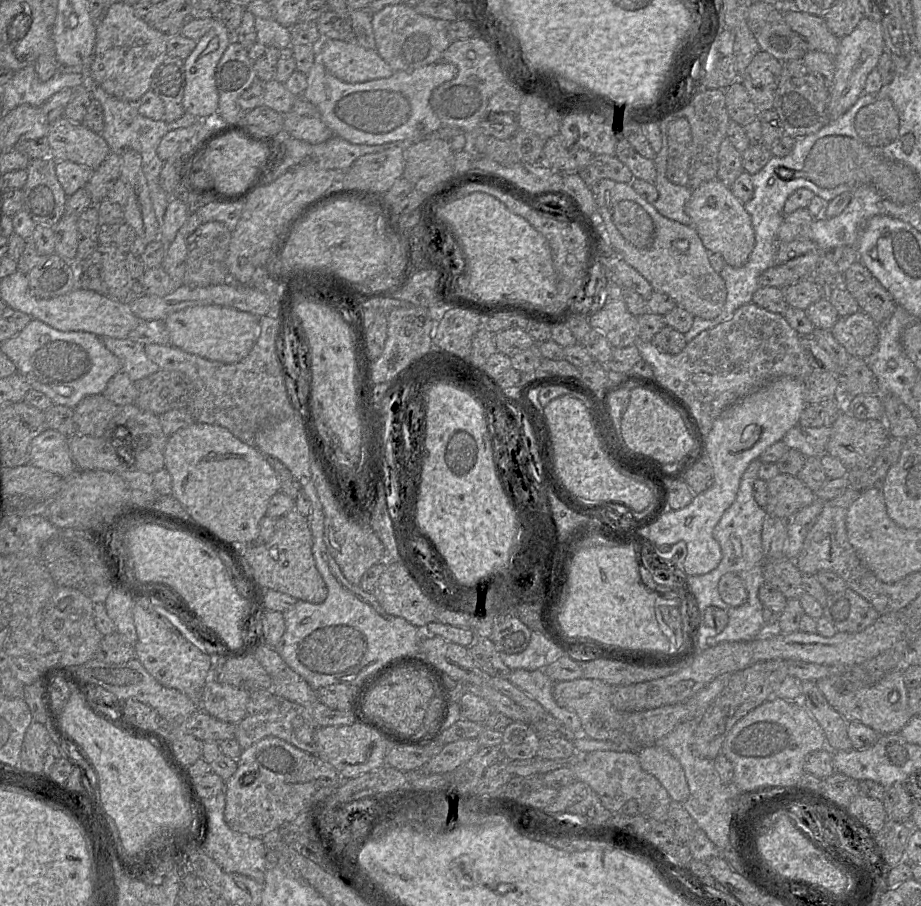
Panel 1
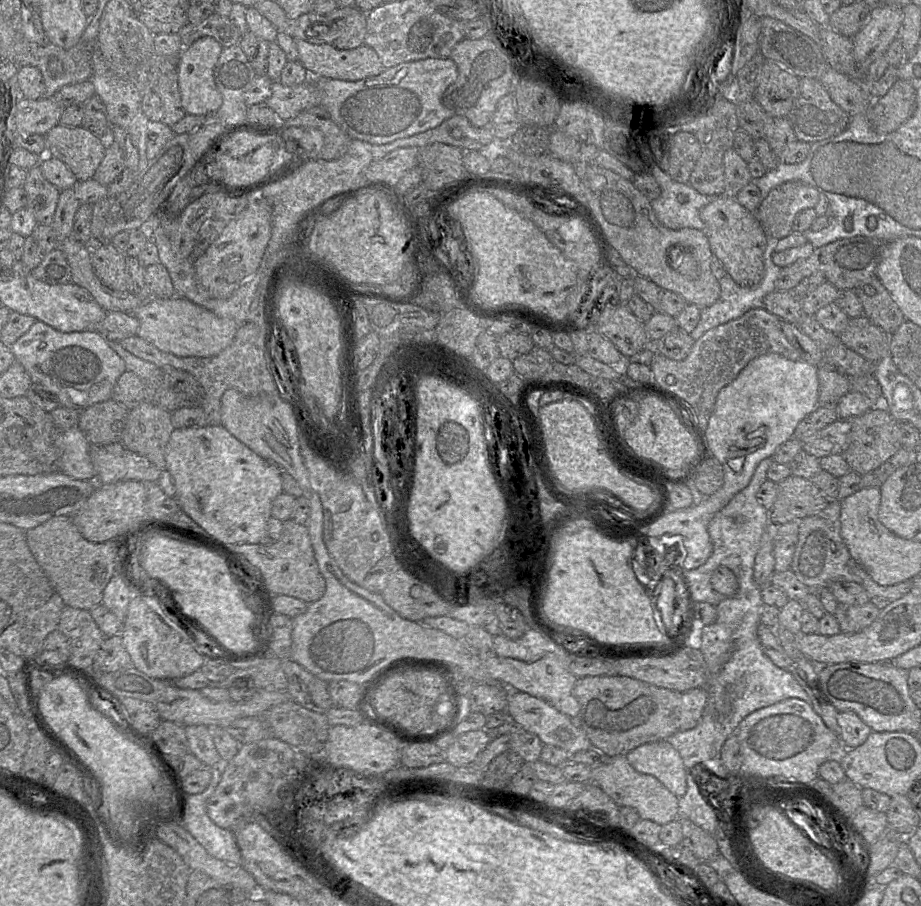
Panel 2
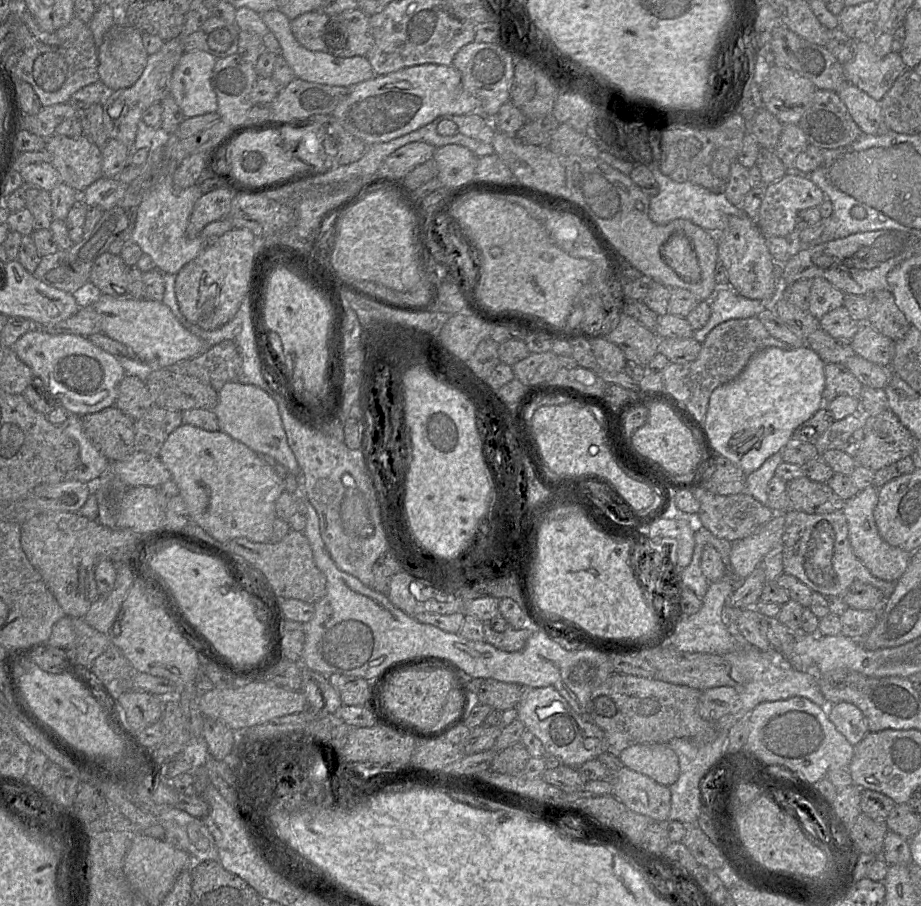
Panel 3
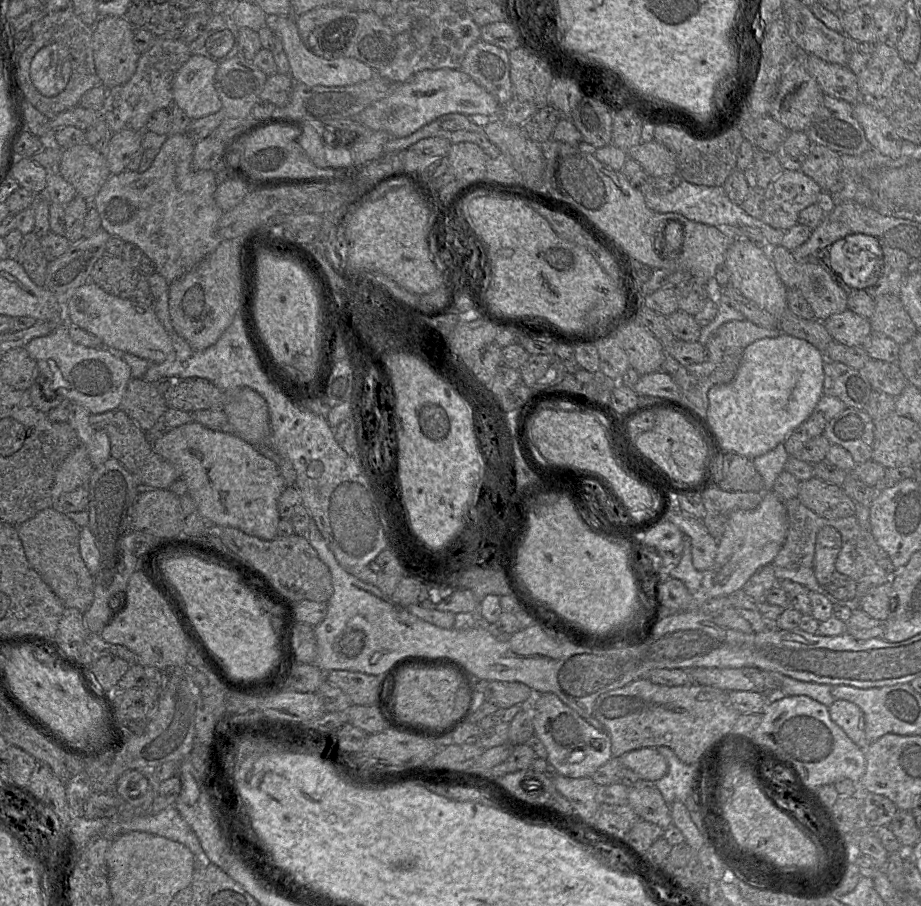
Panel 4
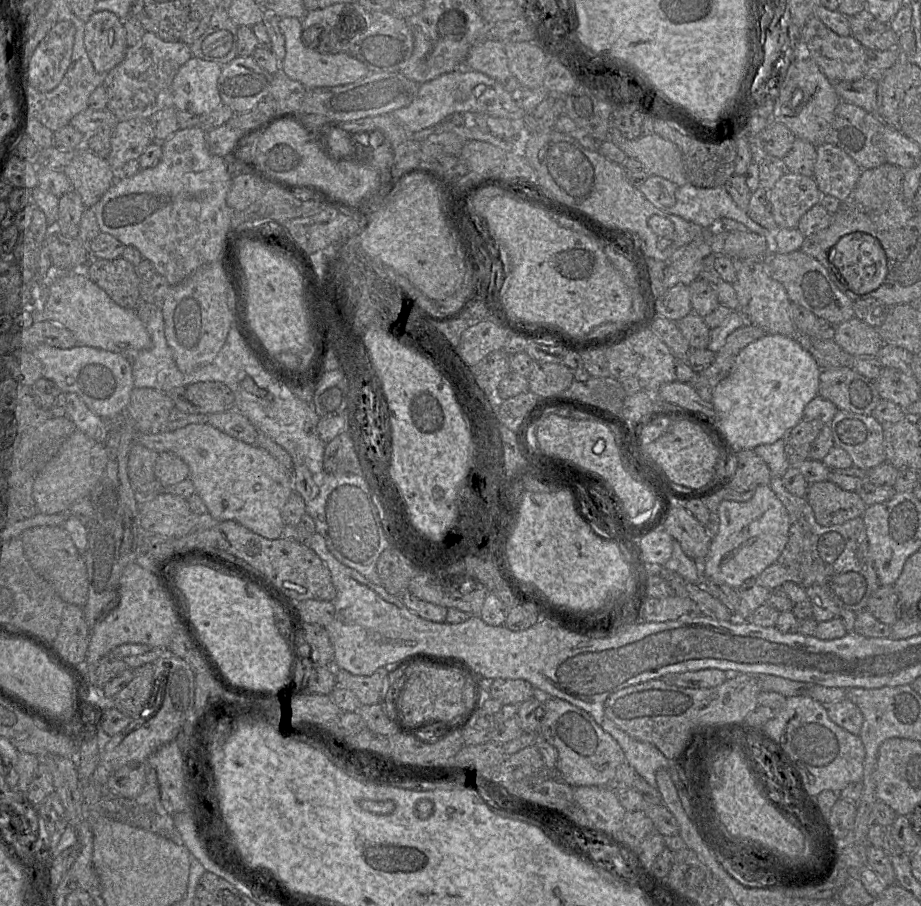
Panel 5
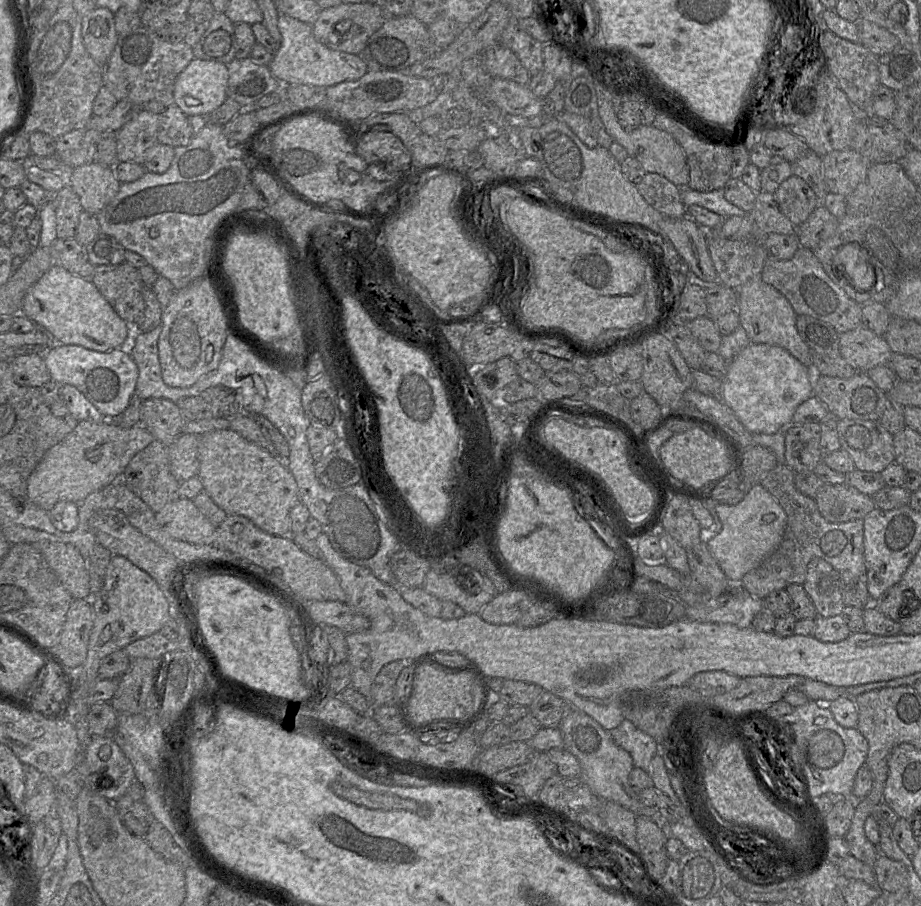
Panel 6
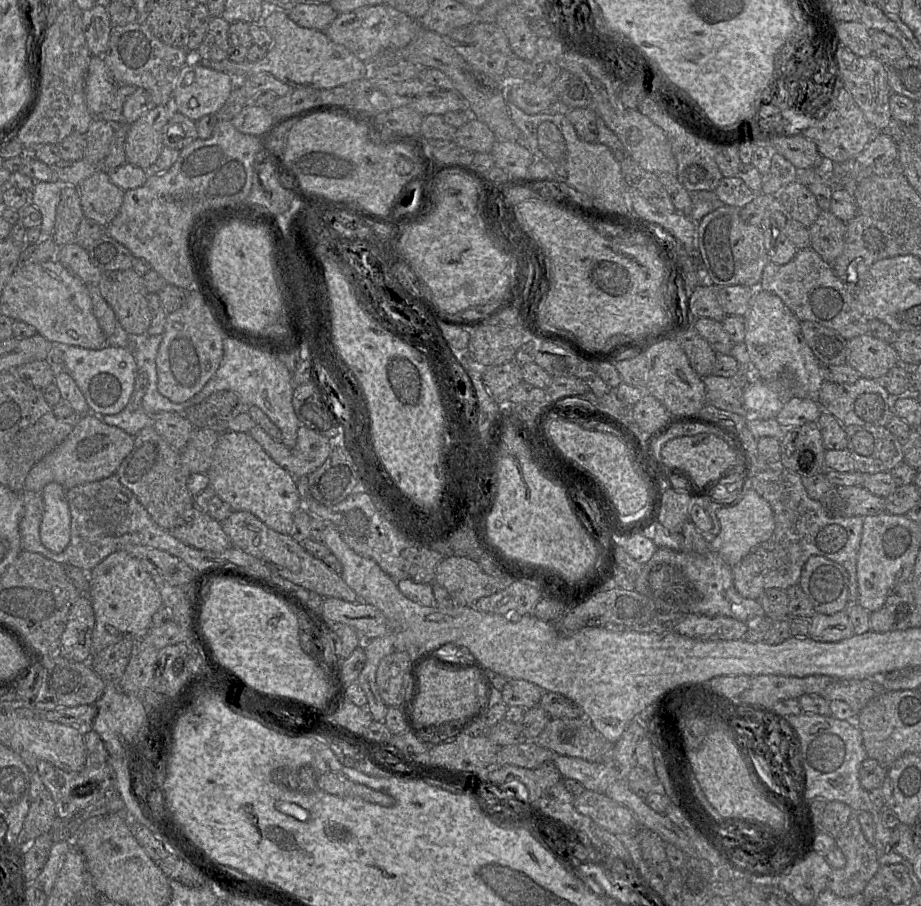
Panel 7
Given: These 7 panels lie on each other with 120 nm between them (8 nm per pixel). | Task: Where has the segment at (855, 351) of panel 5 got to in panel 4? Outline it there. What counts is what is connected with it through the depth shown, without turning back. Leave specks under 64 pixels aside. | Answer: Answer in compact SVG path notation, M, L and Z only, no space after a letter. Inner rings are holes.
M849 309L831 315L824 325L833 340L847 346L863 346L873 333L869 320Z

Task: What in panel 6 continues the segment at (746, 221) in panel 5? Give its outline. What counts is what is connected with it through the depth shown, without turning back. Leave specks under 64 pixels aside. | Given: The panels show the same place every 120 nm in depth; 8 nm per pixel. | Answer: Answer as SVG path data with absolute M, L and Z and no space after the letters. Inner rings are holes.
M690 188L680 189L682 201L686 207L693 204L699 205L711 212L721 215L723 218L747 214L742 209L726 200L723 188L710 192L701 192Z

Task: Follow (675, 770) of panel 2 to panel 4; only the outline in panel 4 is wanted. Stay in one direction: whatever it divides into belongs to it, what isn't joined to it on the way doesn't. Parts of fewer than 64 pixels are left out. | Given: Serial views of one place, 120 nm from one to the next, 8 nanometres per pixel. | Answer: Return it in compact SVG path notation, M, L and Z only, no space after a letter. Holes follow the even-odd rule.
M655 747L629 751L619 757L624 767L628 767L647 781L657 781L668 772L665 758Z

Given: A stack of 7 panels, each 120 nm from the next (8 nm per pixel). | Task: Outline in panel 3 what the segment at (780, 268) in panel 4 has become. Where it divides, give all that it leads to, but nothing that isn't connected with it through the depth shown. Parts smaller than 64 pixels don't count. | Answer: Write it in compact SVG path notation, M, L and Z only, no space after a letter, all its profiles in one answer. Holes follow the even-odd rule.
M822 277L812 279L810 289L810 313L821 319L826 313L843 306L844 293Z

